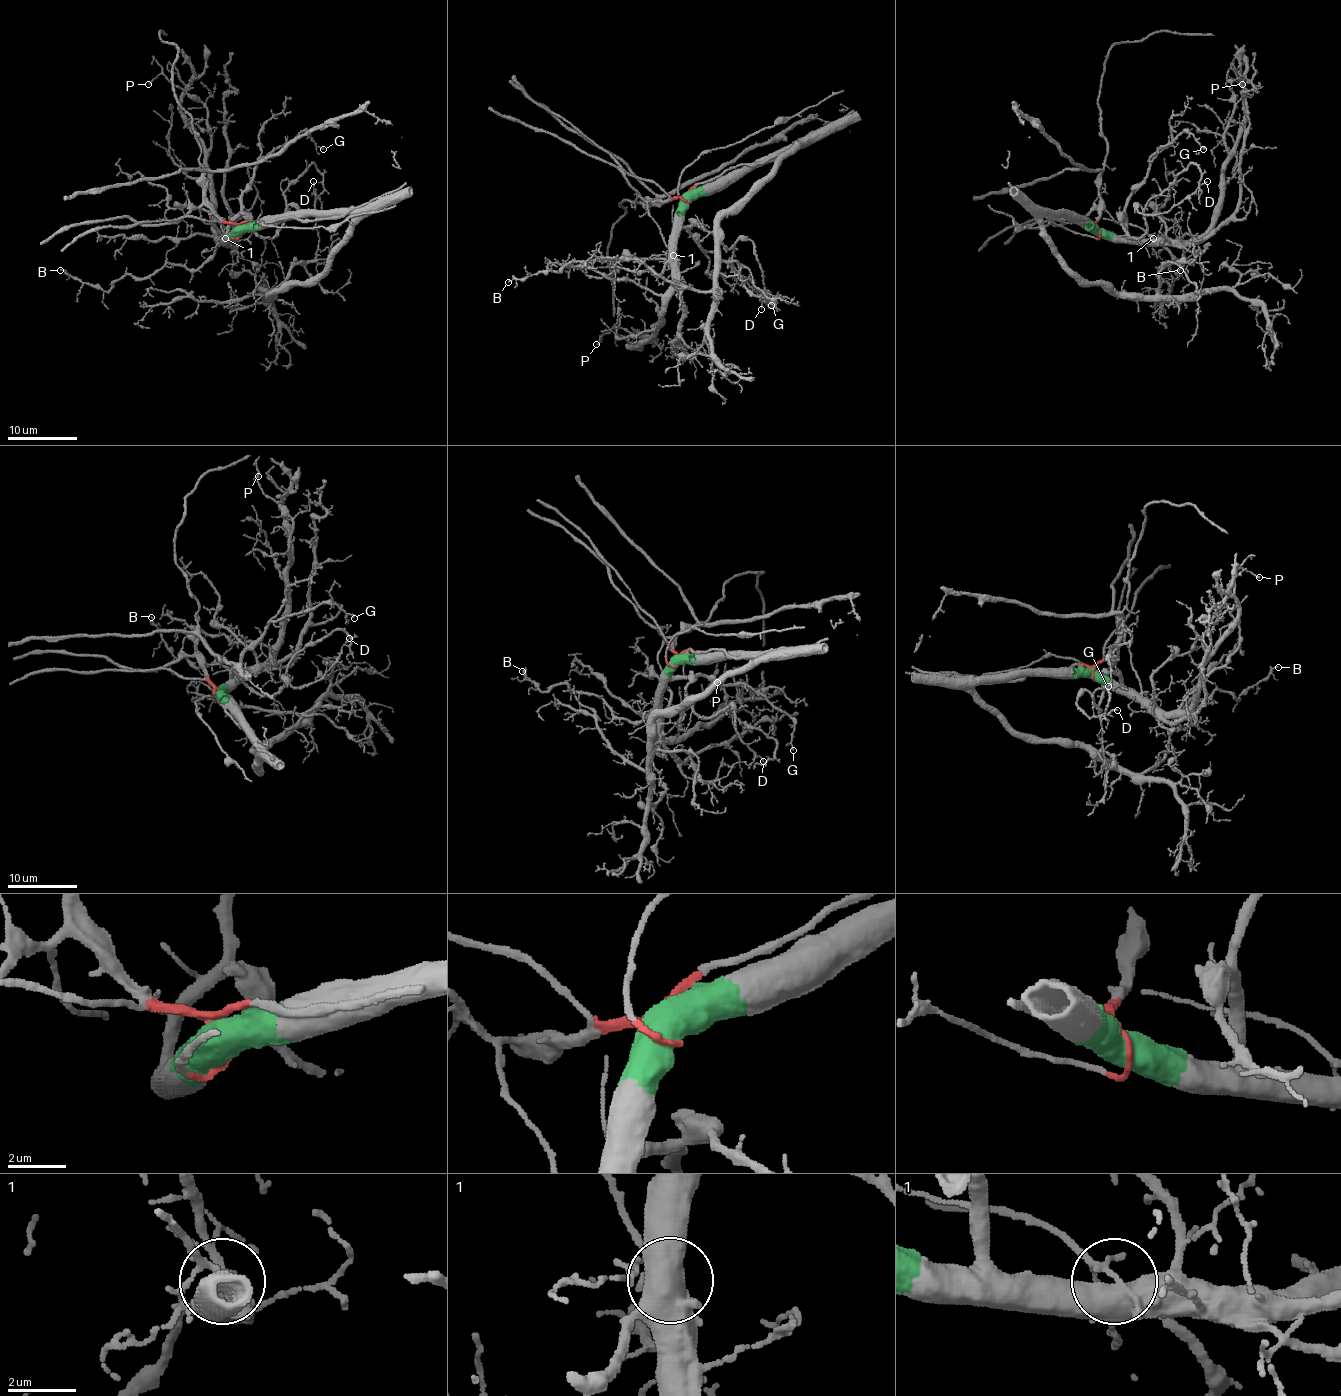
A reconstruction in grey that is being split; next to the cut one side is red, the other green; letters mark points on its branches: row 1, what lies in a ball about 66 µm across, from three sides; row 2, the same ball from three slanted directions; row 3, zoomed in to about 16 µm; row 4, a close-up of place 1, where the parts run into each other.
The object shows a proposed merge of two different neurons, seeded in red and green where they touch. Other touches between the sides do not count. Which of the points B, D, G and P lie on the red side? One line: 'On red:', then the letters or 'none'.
On red: none

